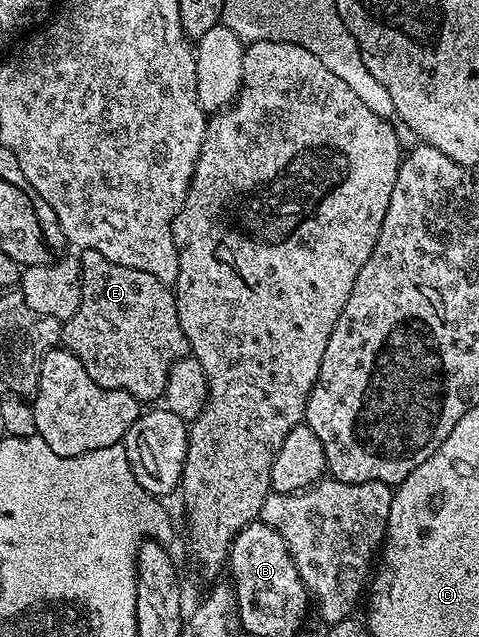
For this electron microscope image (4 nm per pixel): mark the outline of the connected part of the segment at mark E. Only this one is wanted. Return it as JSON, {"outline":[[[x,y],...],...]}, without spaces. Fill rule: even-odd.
{"outline":[[[84,250],[79,259],[79,310],[64,321],[61,344],[83,362],[83,370],[99,386],[123,390],[139,402],[160,401],[171,366],[189,352],[183,326],[179,324],[176,295],[159,278],[143,274],[143,270],[119,266],[103,258],[99,250]]]}

